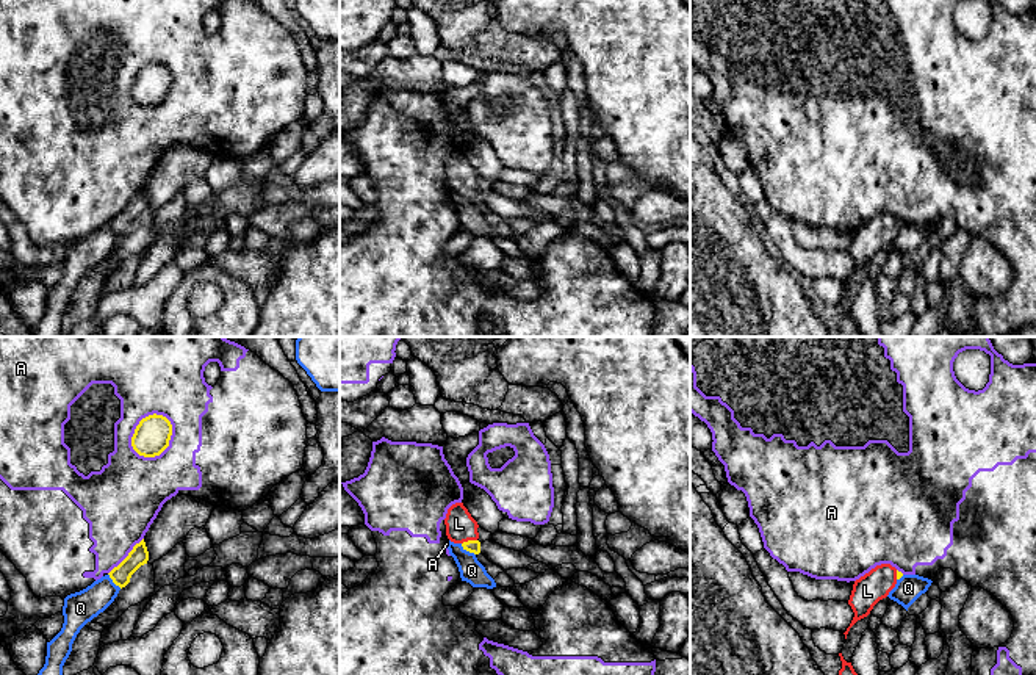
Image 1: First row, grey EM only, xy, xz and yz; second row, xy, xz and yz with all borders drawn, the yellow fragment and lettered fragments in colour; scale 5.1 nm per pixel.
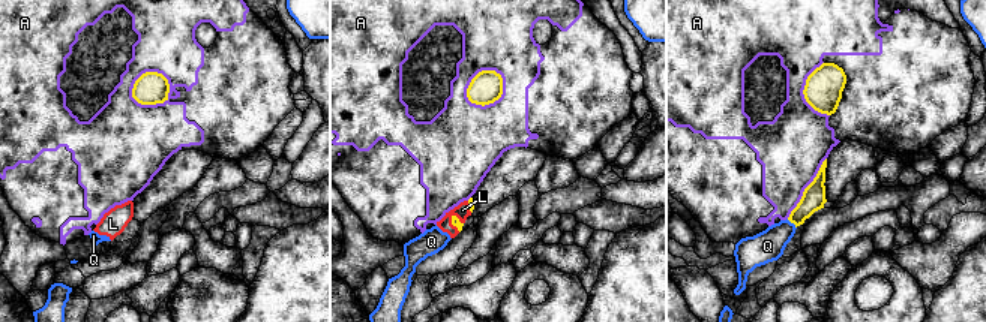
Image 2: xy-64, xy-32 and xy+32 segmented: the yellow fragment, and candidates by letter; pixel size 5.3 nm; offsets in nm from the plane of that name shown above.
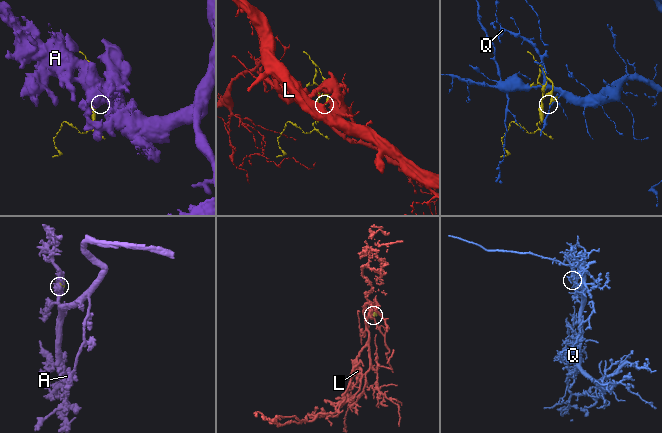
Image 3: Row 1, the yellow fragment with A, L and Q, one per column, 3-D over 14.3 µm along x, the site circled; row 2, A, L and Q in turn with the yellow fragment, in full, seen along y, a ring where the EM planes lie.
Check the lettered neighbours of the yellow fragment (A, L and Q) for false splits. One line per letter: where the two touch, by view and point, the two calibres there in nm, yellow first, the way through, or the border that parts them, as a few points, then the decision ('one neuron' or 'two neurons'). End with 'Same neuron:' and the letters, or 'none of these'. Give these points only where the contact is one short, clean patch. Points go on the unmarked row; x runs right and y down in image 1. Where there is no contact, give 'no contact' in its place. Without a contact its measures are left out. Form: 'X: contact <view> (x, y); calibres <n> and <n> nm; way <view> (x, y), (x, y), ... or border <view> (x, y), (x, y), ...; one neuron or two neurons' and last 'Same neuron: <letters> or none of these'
A: contact xy (168, 94); calibres 180 and 300 nm; two neurons
L: contact xz (468, 190); calibres 60 and 160 nm; way xz (471, 194), (468, 190), (460, 176); one neuron
Q: contact xz (468, 199); calibres 60 and 120 nm; two neurons
Same neuron: L

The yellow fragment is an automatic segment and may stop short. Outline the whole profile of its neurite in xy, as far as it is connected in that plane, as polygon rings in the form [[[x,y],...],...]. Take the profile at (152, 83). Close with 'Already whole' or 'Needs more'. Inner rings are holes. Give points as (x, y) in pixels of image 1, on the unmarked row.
[[[153,63],[139,70],[131,86],[131,96],[139,105],[155,106],[169,96],[171,85],[171,70]]]. Already whole

